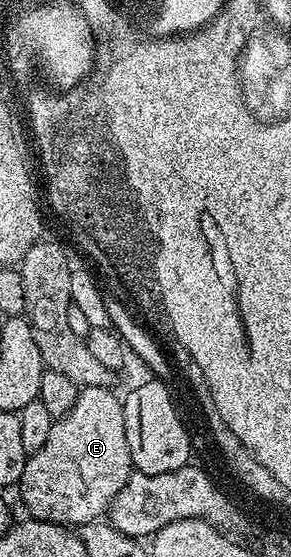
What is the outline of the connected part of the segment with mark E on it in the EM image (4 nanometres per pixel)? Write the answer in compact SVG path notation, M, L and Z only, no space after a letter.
M109 386L79 389L76 404L63 418L56 418L52 432L40 452L29 455L24 464L24 476L16 487L31 519L54 522L67 528L81 528L87 522L99 521L109 511L112 500L129 480L132 467L128 452L128 436L124 432L123 399L113 394Z

